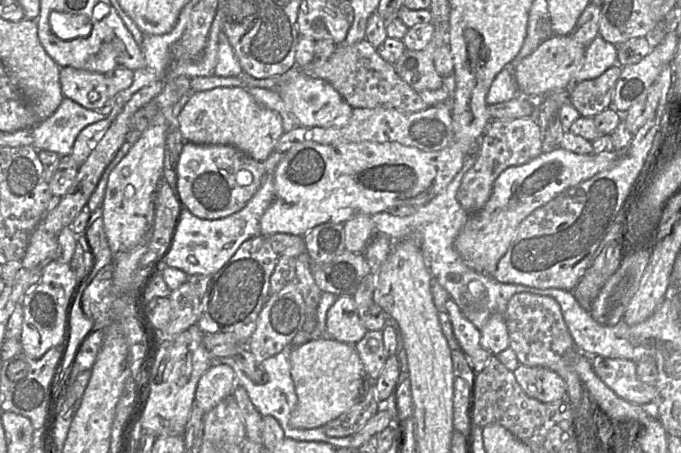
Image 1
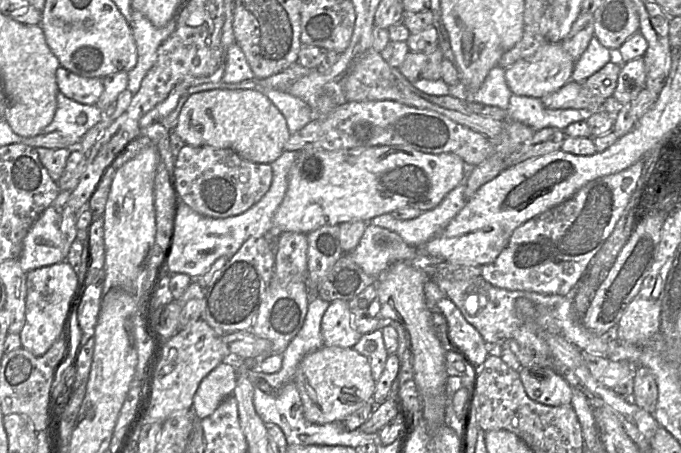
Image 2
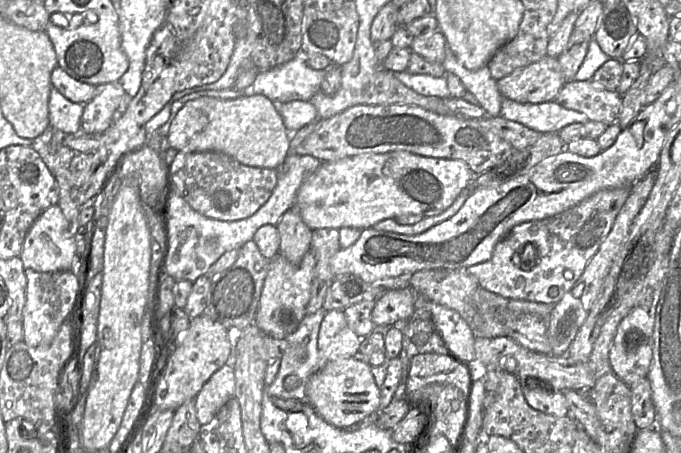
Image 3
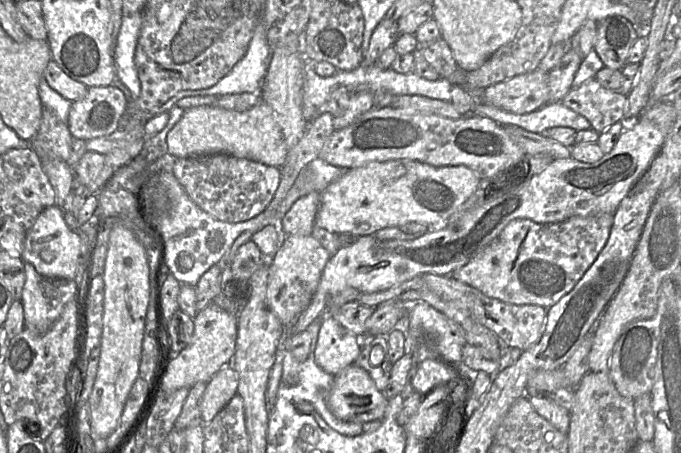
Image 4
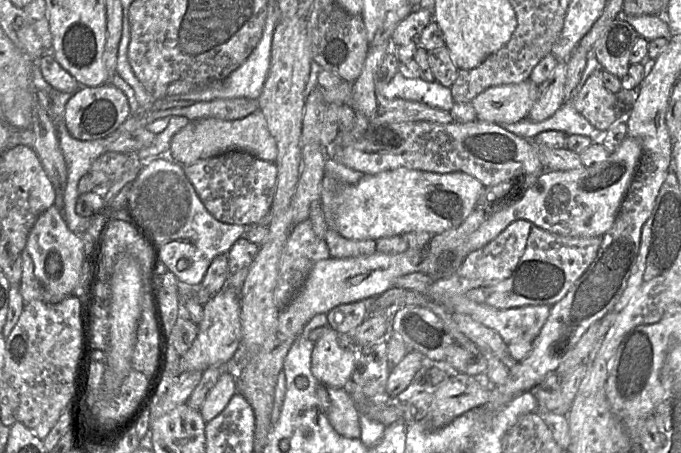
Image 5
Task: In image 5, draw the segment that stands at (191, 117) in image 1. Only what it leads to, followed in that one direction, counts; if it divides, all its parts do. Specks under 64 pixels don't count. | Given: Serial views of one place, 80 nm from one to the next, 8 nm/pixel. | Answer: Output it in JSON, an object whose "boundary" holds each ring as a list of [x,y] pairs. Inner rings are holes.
{"boundary":[[[260,110],[237,120],[203,118],[190,121],[173,136],[167,158],[185,166],[227,151],[244,151],[261,160],[275,163],[278,154],[277,144]]]}

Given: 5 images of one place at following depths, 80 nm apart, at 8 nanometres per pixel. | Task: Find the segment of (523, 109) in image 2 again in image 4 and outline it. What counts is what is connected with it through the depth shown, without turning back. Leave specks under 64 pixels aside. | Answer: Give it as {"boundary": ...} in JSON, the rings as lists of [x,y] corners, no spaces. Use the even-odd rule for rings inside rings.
{"boundary":[[[480,102],[479,106],[473,109],[473,114],[486,116],[501,126],[515,125],[538,134],[554,127],[570,127],[576,131],[592,128],[585,117],[561,102],[547,103],[541,108],[526,114],[515,114]]]}

